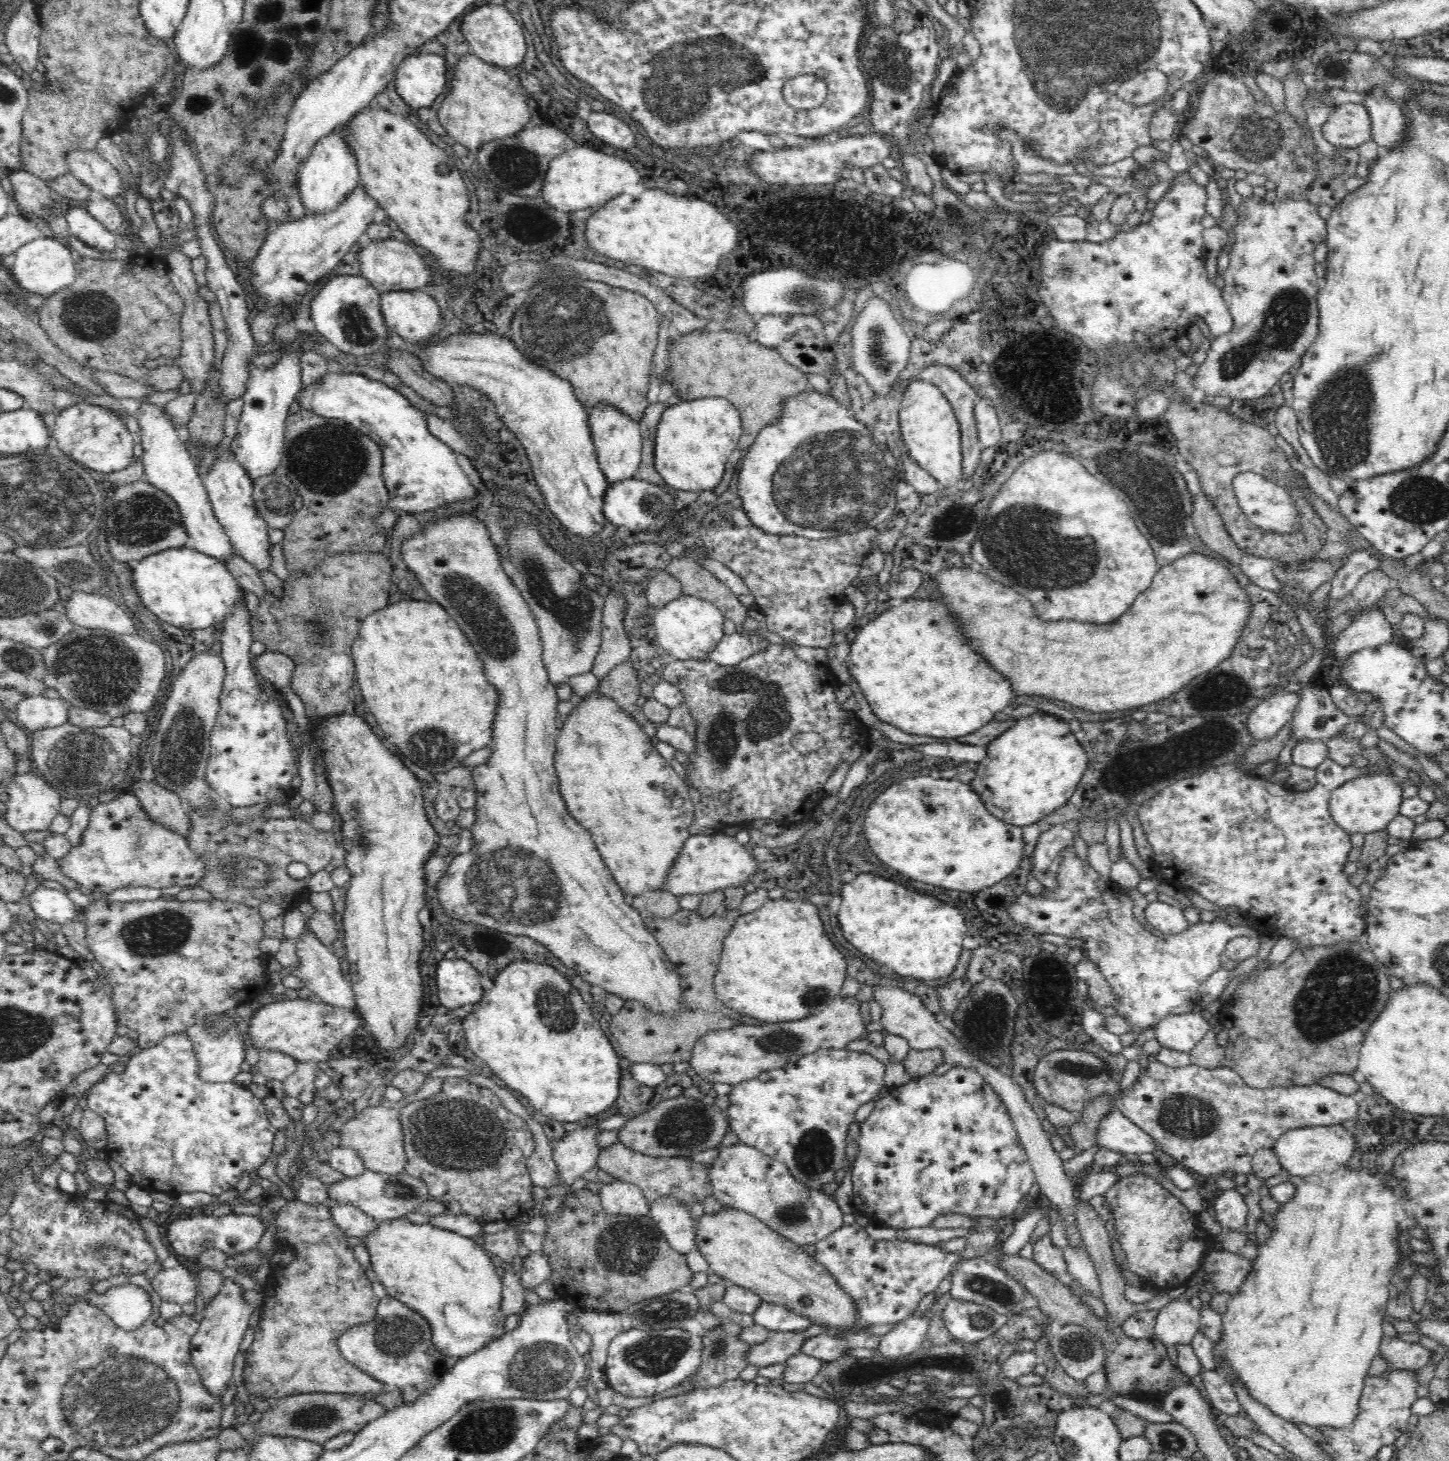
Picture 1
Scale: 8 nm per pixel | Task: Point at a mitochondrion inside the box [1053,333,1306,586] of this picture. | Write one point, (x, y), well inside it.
(1157, 495)

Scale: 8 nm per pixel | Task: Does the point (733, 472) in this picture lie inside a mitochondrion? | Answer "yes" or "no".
no

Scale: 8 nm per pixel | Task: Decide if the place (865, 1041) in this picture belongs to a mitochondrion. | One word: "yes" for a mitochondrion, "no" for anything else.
no

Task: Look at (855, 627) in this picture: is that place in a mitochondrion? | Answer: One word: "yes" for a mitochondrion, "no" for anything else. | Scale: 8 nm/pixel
no

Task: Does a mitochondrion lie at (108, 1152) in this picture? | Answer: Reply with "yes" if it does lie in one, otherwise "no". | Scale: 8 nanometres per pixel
no

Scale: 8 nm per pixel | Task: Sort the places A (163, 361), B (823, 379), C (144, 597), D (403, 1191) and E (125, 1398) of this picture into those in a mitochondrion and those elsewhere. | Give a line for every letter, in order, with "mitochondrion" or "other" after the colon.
A: other
B: other
C: other
D: mitochondrion
E: mitochondrion

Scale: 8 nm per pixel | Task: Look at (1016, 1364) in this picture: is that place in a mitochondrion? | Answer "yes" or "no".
no

